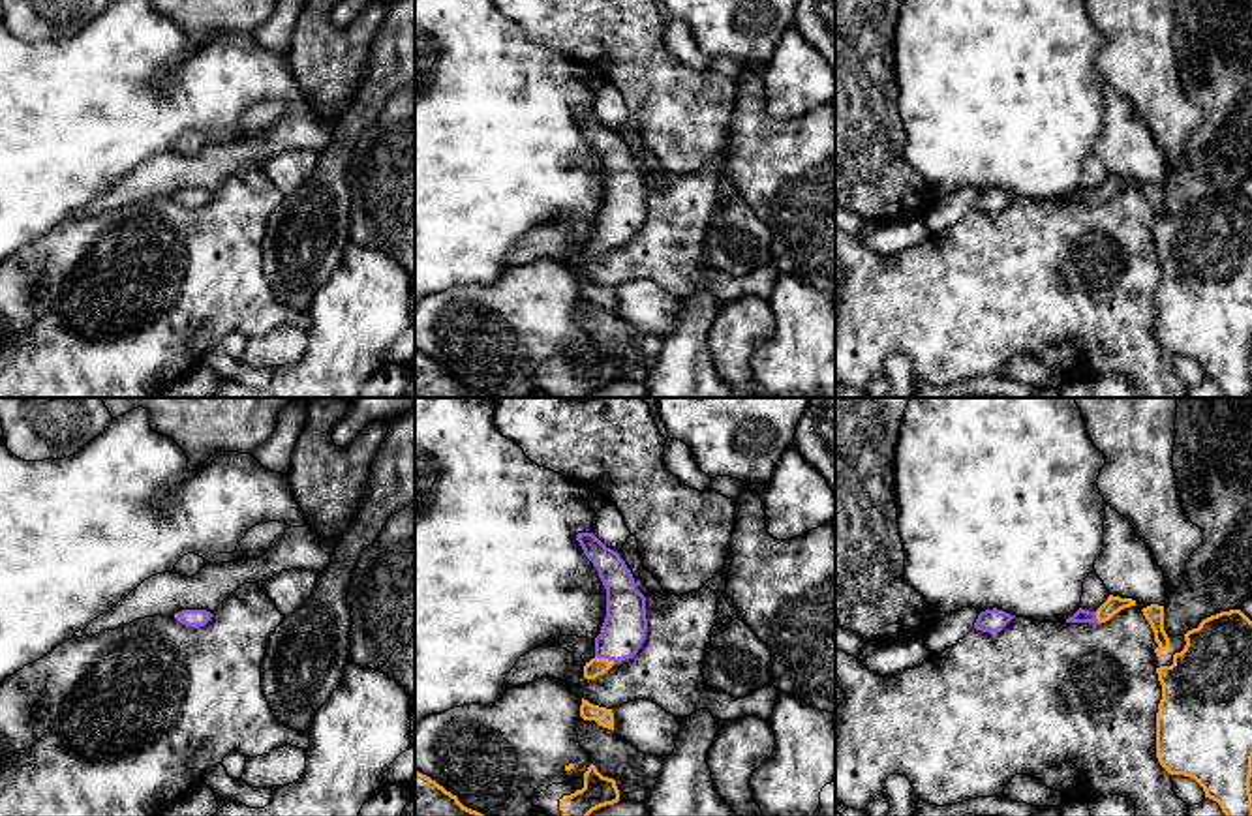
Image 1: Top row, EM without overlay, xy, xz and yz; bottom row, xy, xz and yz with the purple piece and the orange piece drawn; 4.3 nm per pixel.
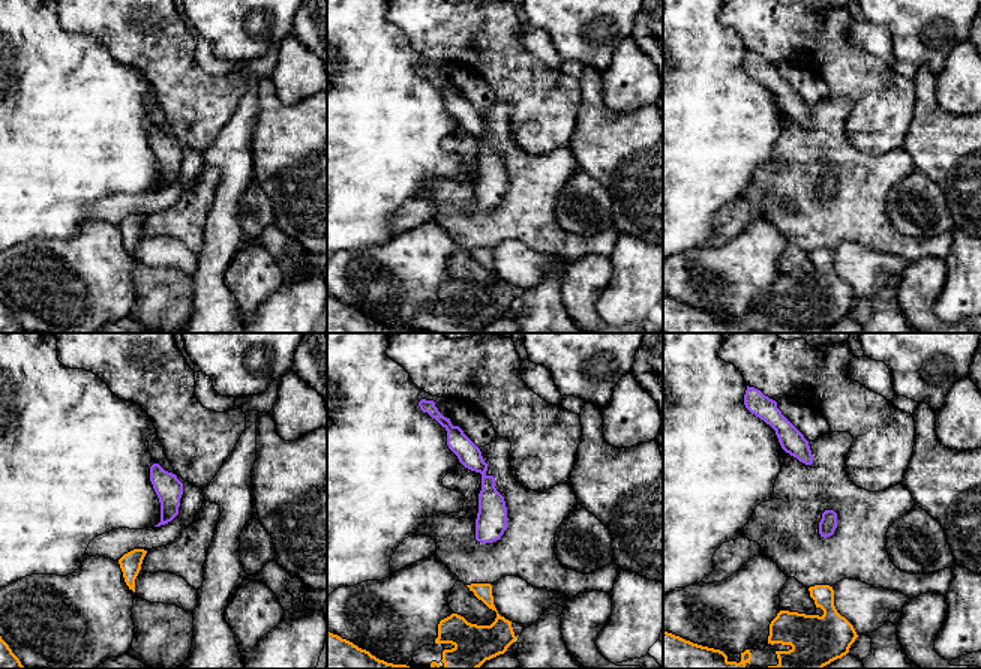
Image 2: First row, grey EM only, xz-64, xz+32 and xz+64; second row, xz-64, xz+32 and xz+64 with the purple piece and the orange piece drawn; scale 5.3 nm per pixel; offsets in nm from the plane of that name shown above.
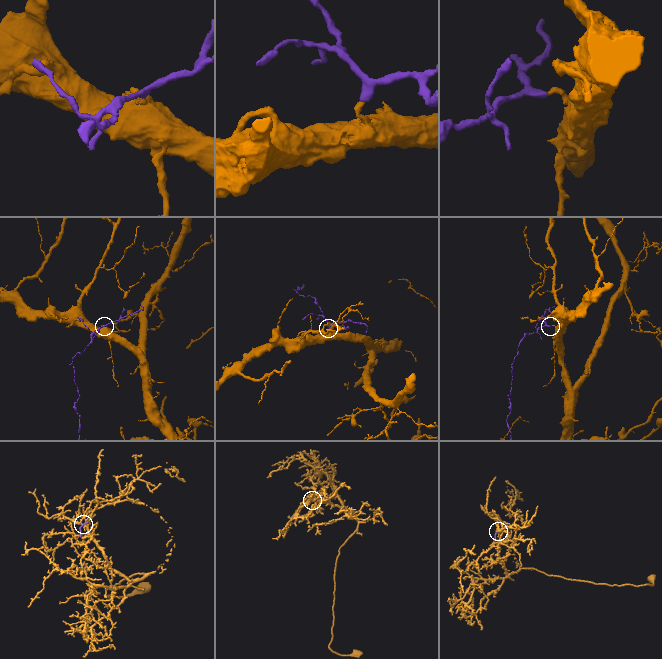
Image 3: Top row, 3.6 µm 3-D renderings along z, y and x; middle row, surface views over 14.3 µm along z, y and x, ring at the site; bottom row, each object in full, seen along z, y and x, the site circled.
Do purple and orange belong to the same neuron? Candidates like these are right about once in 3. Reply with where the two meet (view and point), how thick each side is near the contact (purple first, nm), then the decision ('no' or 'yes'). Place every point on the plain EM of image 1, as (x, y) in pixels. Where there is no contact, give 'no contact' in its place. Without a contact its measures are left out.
meets purple in xz at (605, 237); 190 nm thick on the purple side, 80 nm on the other; yes

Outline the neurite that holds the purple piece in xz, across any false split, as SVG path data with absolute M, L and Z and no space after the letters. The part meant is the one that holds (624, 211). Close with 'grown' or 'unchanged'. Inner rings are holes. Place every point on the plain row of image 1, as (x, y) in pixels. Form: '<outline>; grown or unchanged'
M578 113L576 120L606 169L606 197L595 218L595 236L584 246L584 257L595 259L638 233L648 212L646 176L636 169L618 131L606 128L593 113Z; grown

